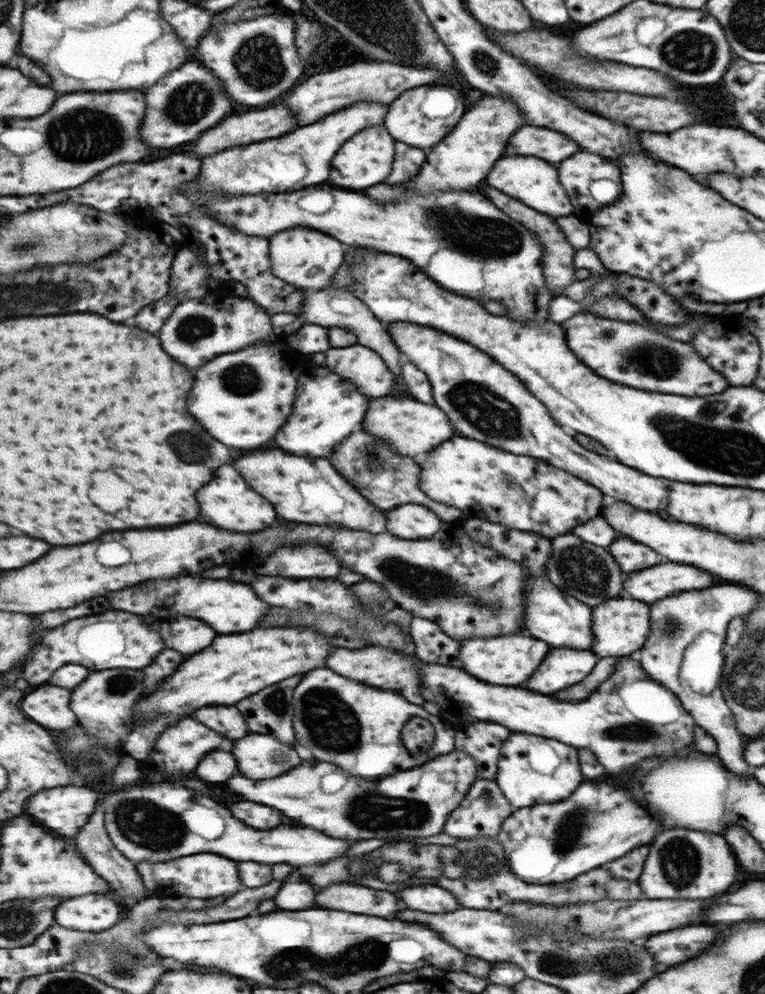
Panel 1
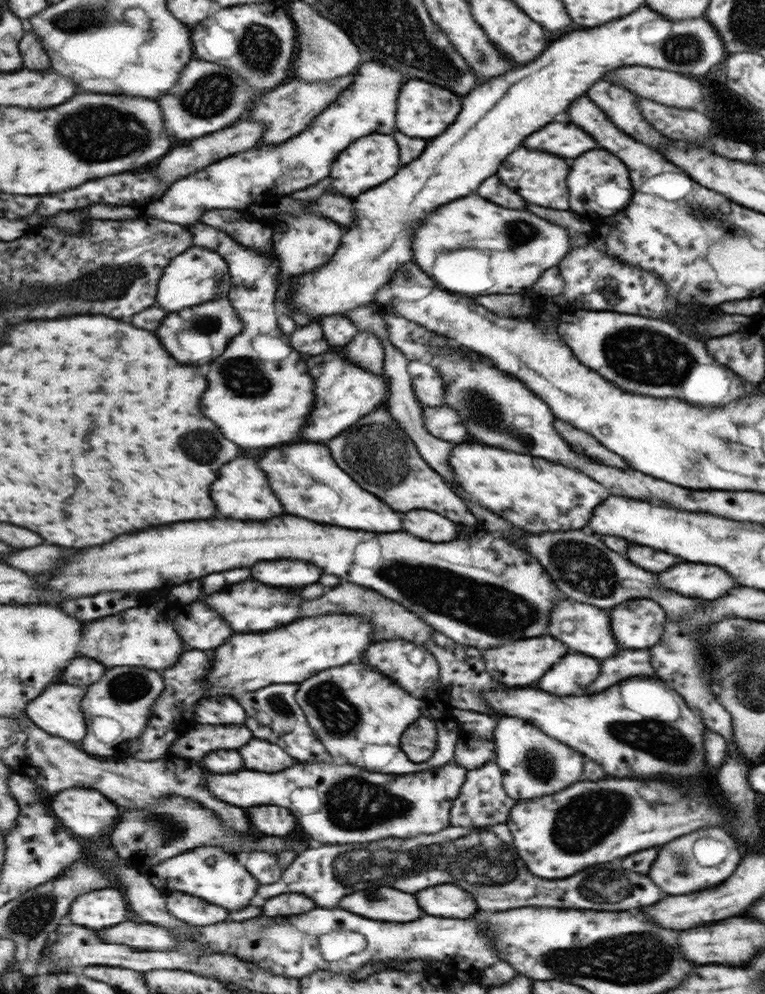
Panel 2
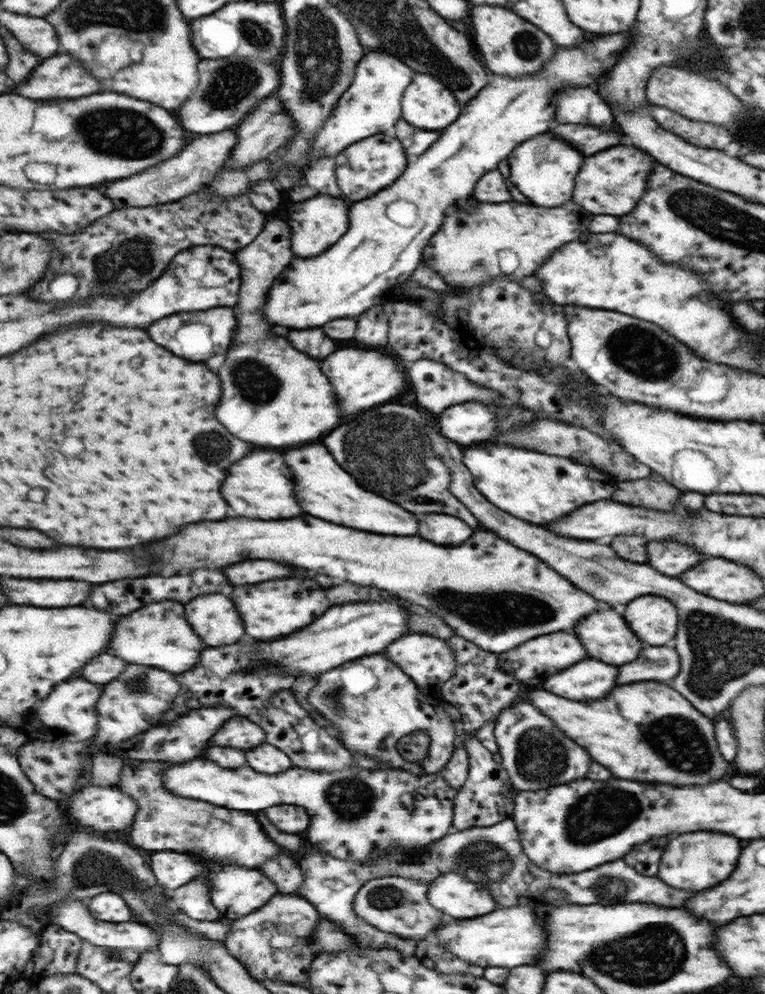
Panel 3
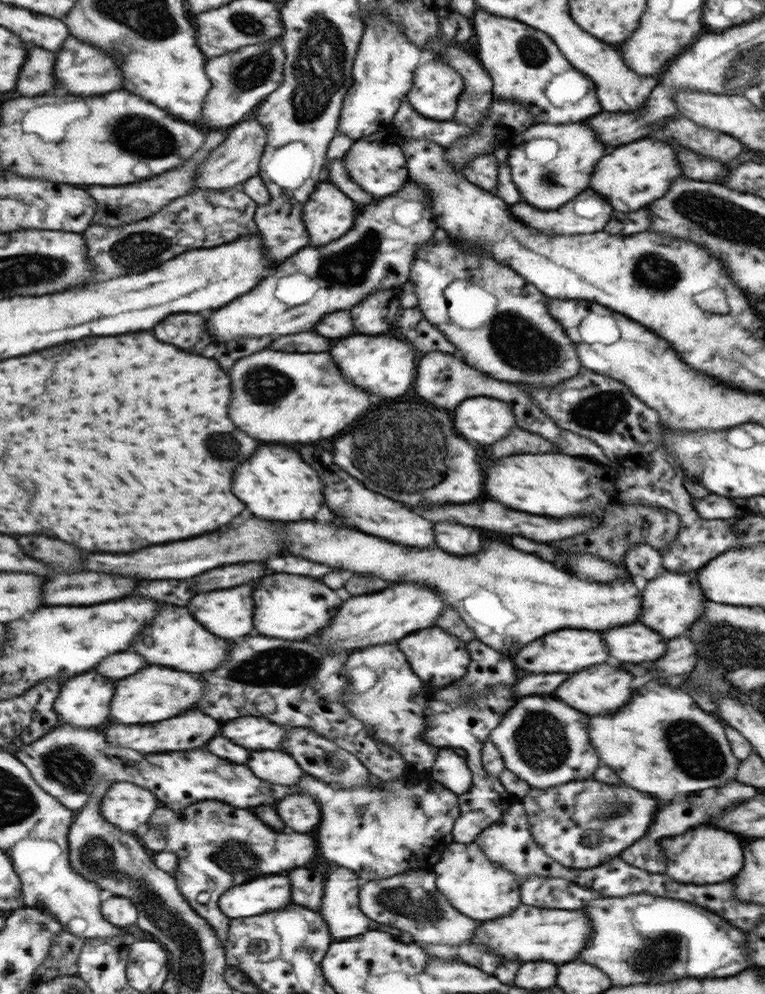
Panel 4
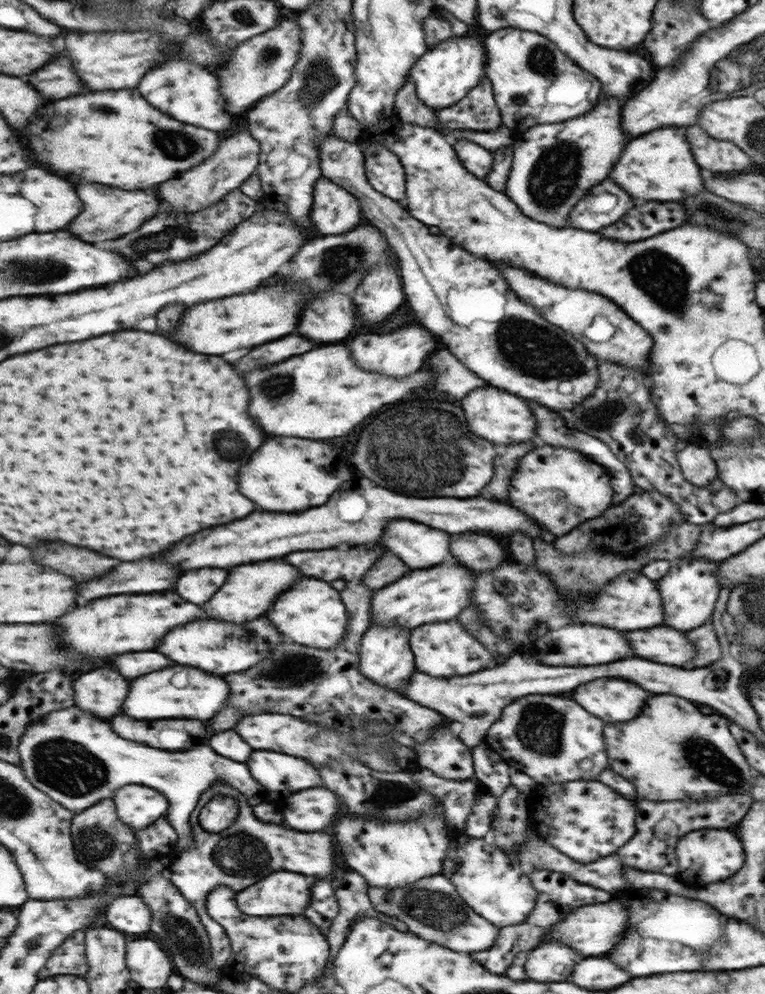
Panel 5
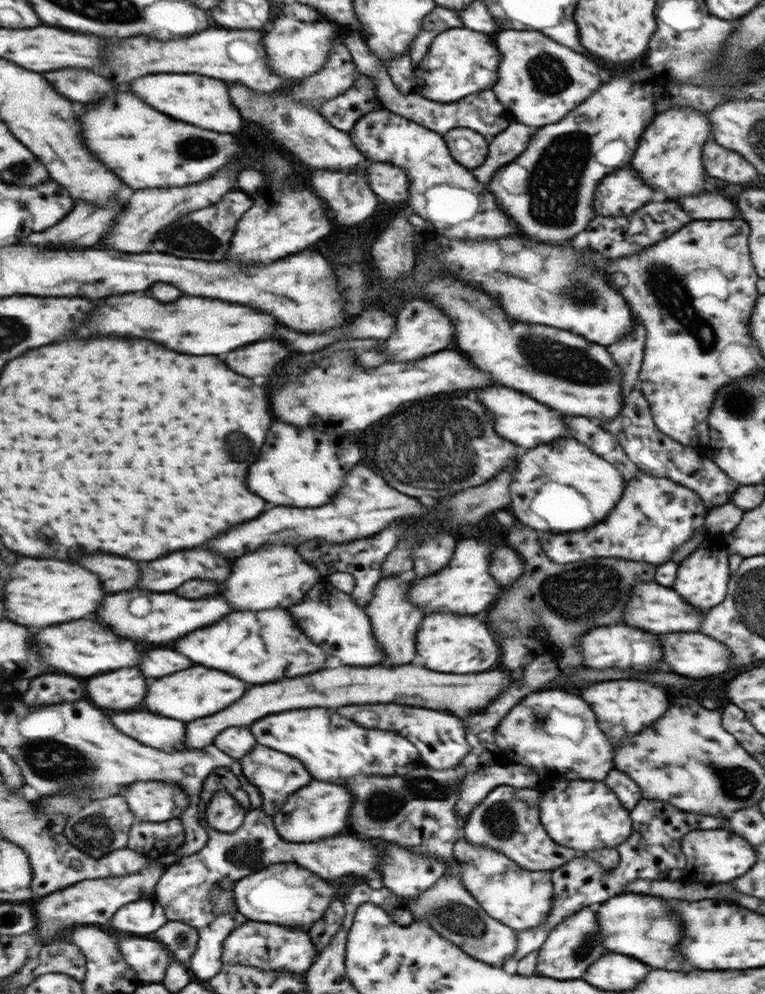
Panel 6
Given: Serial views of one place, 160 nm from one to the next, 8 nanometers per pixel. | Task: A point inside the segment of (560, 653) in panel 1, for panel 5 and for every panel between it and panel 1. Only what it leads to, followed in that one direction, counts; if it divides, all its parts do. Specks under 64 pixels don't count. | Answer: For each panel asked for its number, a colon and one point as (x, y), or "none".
2: (575, 671)
3: (589, 680)
4: (599, 690)
5: (614, 700)

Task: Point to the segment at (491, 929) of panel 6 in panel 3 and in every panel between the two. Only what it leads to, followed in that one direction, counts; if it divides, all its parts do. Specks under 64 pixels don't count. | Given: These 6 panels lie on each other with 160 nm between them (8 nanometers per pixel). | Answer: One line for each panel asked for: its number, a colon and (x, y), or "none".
3: (395, 904)
4: (412, 902)
5: (432, 908)

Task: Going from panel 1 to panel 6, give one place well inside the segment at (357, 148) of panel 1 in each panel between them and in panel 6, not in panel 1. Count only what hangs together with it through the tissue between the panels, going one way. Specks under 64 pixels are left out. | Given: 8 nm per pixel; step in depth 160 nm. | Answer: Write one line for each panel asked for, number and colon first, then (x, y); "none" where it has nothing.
2: (369, 162)
3: (369, 166)
4: (378, 167)
5: (386, 173)
6: (390, 182)

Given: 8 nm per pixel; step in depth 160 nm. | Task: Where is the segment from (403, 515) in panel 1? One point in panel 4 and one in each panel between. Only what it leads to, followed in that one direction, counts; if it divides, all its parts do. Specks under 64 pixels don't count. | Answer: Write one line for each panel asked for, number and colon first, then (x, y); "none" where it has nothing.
2: (431, 526)
3: (445, 529)
4: (456, 539)

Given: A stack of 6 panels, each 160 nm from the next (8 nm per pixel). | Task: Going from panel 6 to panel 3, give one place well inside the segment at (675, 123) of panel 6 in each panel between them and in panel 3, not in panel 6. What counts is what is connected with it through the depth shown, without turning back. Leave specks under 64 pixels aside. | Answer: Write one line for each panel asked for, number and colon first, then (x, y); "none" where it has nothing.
3: (610, 183)
4: (631, 176)
5: (658, 167)

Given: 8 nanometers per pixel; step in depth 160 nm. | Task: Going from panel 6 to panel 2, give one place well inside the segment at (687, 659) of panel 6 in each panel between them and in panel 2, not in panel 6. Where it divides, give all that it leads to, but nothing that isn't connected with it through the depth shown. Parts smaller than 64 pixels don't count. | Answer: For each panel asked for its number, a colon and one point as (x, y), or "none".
2: (585, 629)
3: (604, 635)
4: (632, 643)
5: (662, 645)

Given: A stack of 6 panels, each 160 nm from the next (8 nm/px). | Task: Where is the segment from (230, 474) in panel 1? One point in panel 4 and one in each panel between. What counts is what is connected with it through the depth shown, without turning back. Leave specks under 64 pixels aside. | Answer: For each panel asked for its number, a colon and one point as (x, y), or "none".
2: (242, 492)
3: (259, 486)
4: (276, 484)

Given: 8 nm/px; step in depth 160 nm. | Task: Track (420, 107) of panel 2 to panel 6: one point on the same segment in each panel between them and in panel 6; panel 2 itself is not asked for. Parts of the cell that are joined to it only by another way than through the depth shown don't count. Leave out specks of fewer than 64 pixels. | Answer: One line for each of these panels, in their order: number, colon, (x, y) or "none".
3: (429, 105)
4: (438, 86)
5: (445, 74)
6: (461, 62)

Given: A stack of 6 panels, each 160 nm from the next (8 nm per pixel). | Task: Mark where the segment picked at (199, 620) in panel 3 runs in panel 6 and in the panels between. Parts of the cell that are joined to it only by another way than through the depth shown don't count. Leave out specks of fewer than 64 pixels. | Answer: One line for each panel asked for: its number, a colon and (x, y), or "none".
4: (227, 613)
5: (250, 591)
6: (278, 577)

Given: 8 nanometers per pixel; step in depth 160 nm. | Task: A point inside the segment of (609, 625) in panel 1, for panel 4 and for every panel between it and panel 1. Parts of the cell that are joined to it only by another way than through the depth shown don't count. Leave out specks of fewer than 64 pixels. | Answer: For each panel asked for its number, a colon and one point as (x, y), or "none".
2: (637, 623)
3: (654, 620)
4: (672, 602)

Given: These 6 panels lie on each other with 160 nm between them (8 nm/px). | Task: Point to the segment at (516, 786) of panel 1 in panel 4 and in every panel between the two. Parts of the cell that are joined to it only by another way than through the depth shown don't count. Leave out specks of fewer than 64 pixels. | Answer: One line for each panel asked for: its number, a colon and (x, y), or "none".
2: (534, 764)
3: (536, 755)
4: (543, 742)

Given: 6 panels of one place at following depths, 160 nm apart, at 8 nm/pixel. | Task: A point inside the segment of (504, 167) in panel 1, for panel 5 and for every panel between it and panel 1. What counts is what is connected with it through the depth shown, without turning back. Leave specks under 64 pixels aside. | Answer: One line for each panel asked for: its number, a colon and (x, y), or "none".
2: (539, 178)
3: (544, 169)
4: (569, 151)
5: (554, 165)

